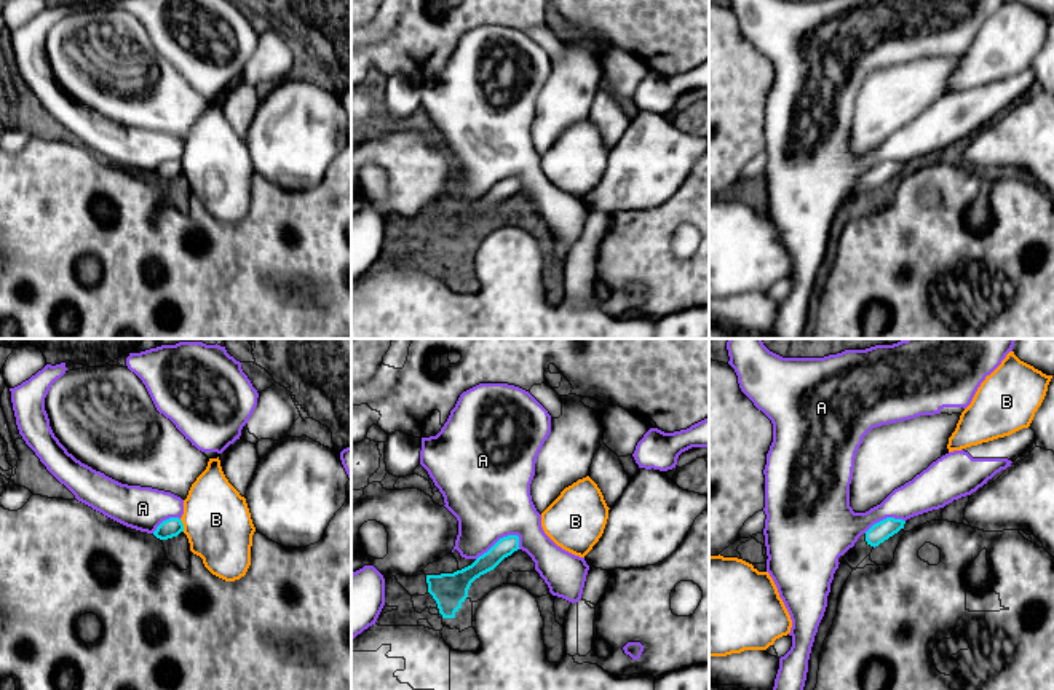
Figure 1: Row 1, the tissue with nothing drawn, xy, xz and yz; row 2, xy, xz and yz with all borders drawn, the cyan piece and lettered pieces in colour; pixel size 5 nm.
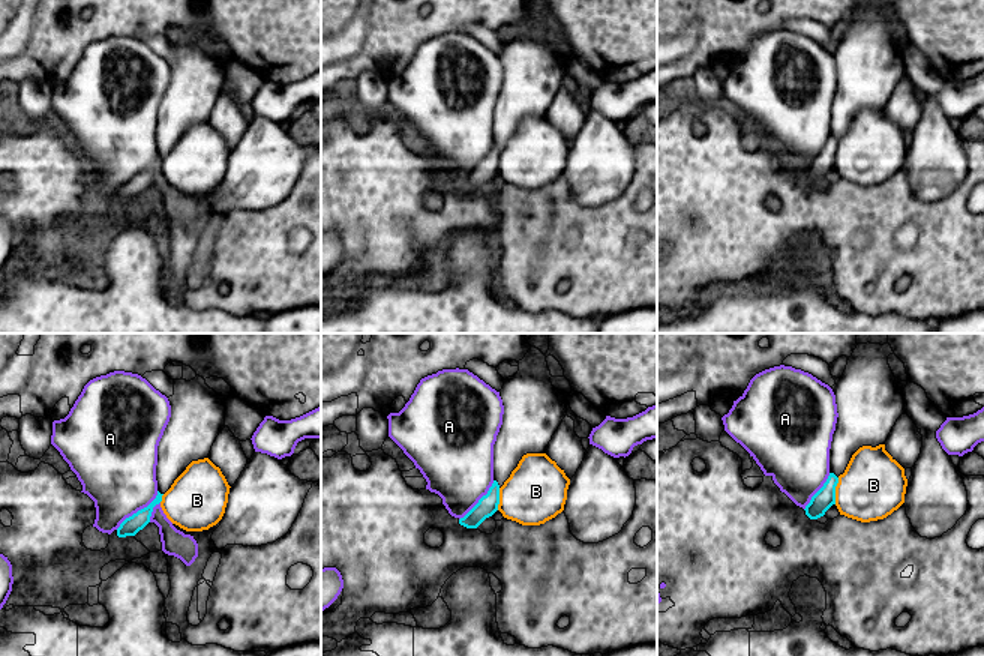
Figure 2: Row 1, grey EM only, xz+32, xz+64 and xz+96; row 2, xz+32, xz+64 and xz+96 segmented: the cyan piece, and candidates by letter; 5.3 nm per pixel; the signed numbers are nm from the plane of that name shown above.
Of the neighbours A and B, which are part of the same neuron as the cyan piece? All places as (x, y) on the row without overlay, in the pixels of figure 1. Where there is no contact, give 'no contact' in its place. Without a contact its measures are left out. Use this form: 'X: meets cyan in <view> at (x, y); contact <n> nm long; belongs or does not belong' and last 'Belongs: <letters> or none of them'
A: meets cyan in xz at (499, 182); contact 260 nm long; does not belong
B: meets cyan in xy at (182, 168); contact 70 nm long; does not belong
Belongs: none of them

